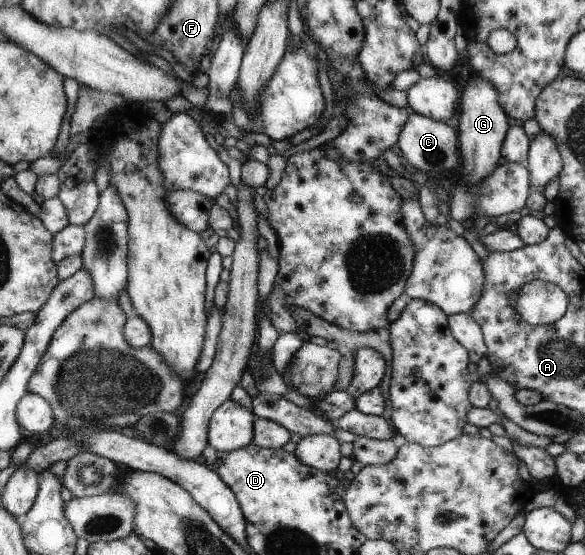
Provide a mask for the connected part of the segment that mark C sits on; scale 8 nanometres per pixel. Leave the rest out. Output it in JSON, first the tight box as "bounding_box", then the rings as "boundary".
{"bounding_box":[398,112,458,176],"boundary":[[[410,112],[408,123],[398,139],[398,148],[403,152],[408,162],[429,176],[444,174],[444,170],[450,170],[458,162],[458,137],[454,128],[450,128],[448,123],[436,122],[430,117]]]}

